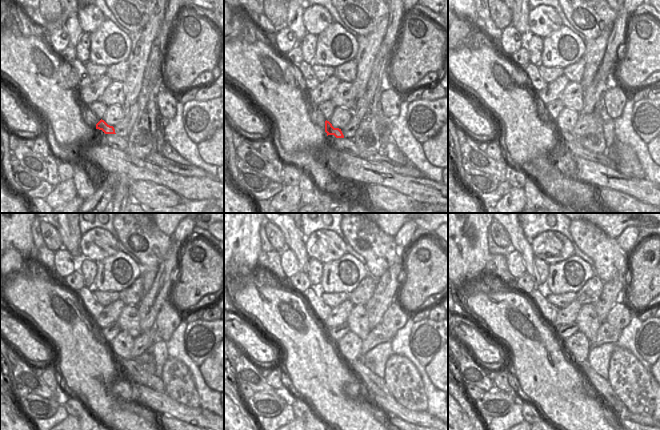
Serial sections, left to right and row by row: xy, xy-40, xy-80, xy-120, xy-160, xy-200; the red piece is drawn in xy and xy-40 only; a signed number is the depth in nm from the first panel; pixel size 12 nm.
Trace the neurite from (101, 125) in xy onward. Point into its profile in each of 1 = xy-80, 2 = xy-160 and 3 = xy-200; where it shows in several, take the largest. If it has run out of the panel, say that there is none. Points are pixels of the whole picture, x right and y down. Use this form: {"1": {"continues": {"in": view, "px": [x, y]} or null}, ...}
{"1": {"continues": {"in": "xy-80", "px": [559, 133]}}, "2": {"continues": {"in": "xy-160", "px": [376, 384]}}, "3": {"continues": {"in": "xy-200", "px": [600, 386]}}}

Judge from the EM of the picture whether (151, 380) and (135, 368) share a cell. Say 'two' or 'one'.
one

